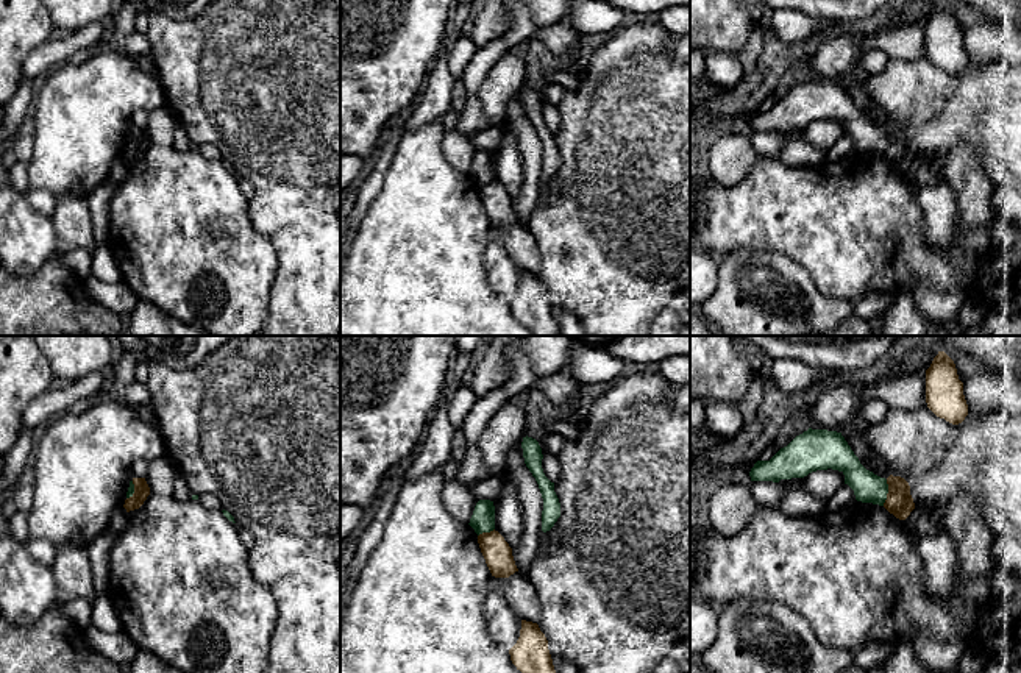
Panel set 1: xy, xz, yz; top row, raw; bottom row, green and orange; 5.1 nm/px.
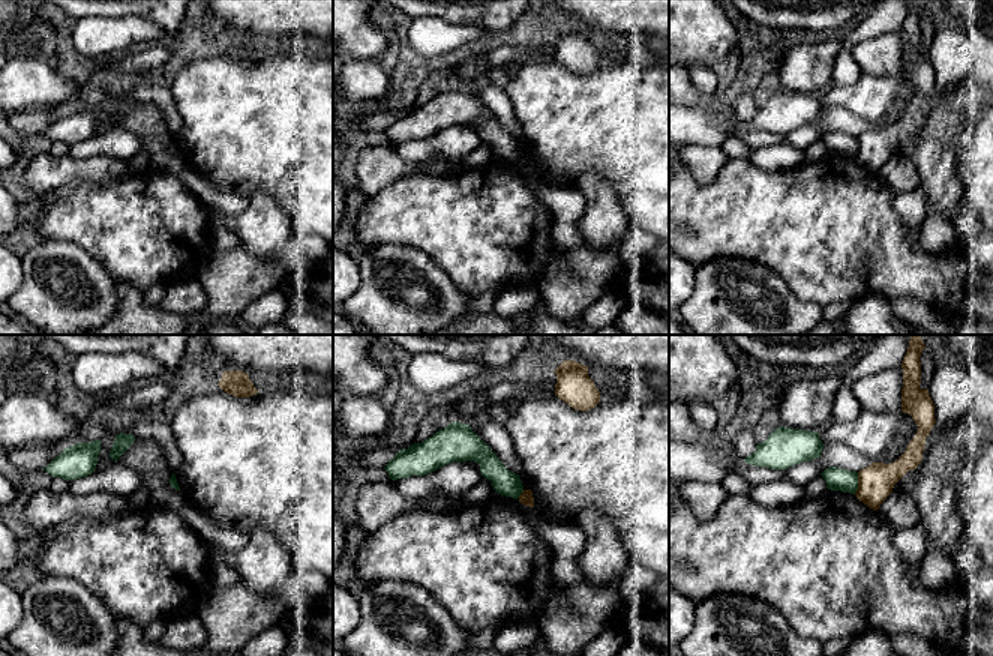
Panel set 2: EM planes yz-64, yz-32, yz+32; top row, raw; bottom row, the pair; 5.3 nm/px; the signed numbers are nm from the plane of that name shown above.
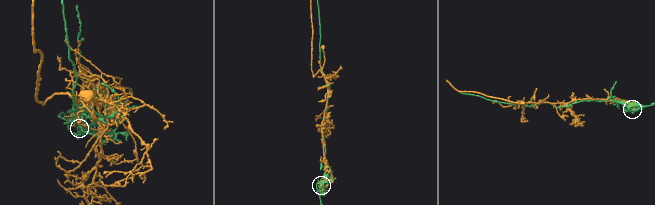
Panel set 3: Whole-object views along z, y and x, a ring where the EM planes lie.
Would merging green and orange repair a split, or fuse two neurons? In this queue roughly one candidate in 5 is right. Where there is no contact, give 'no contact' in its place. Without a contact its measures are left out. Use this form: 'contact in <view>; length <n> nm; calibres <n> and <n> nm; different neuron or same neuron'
contact in yz; length 140 nm; calibres 160 and 140 nm; different neuron

